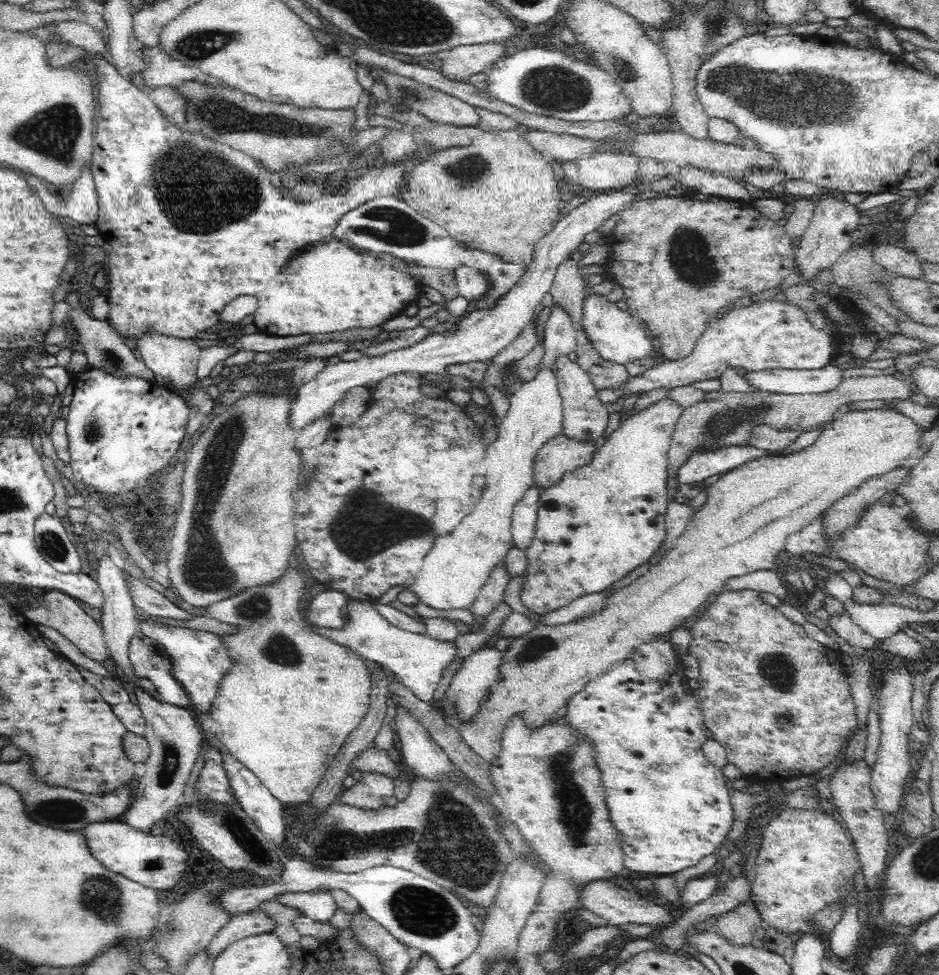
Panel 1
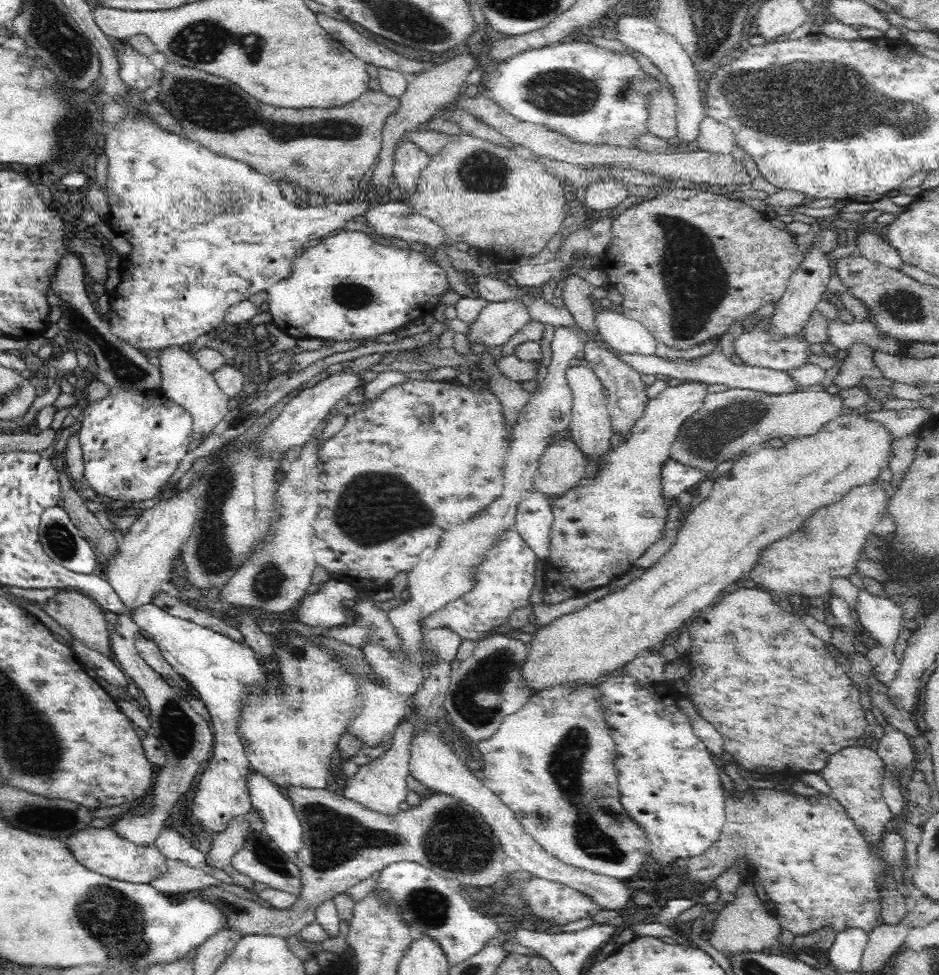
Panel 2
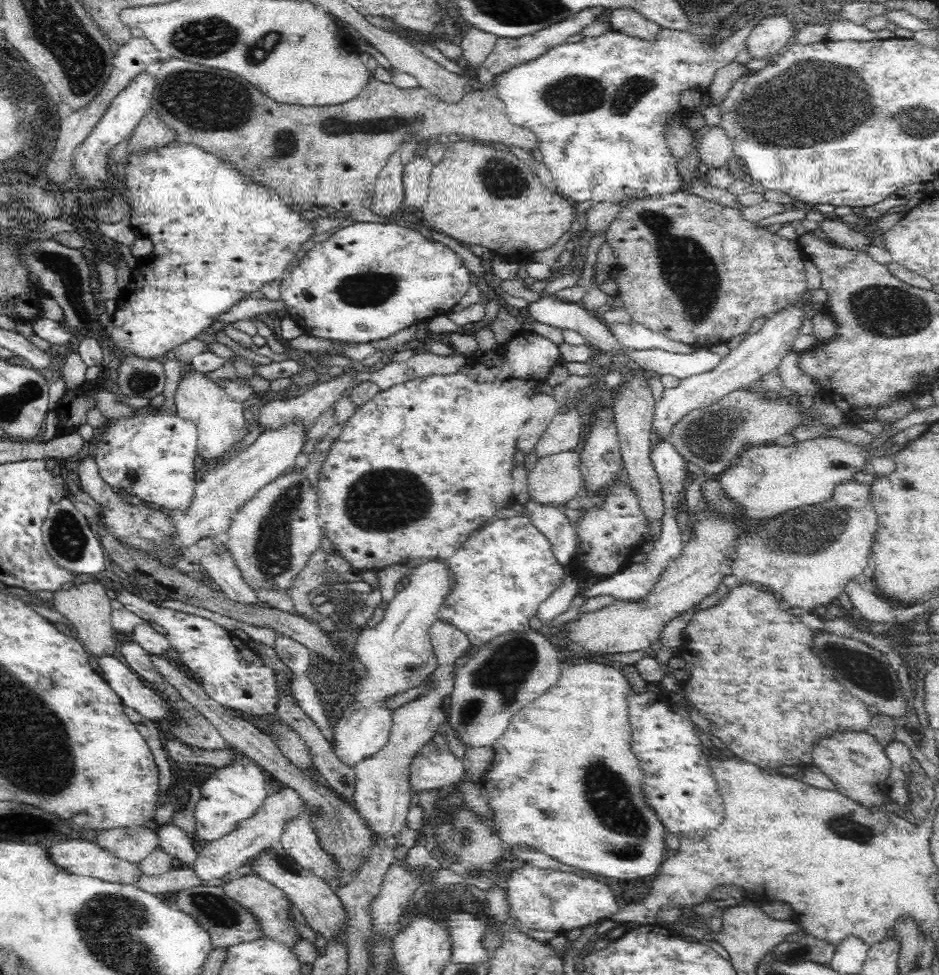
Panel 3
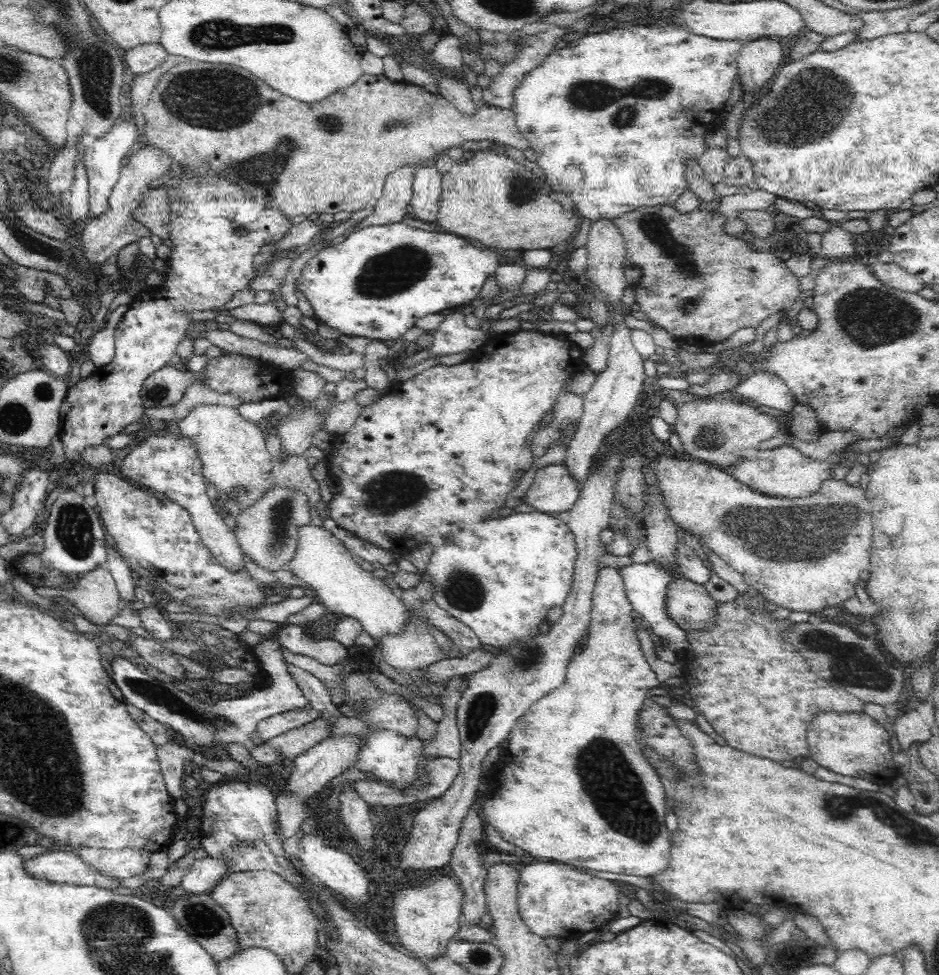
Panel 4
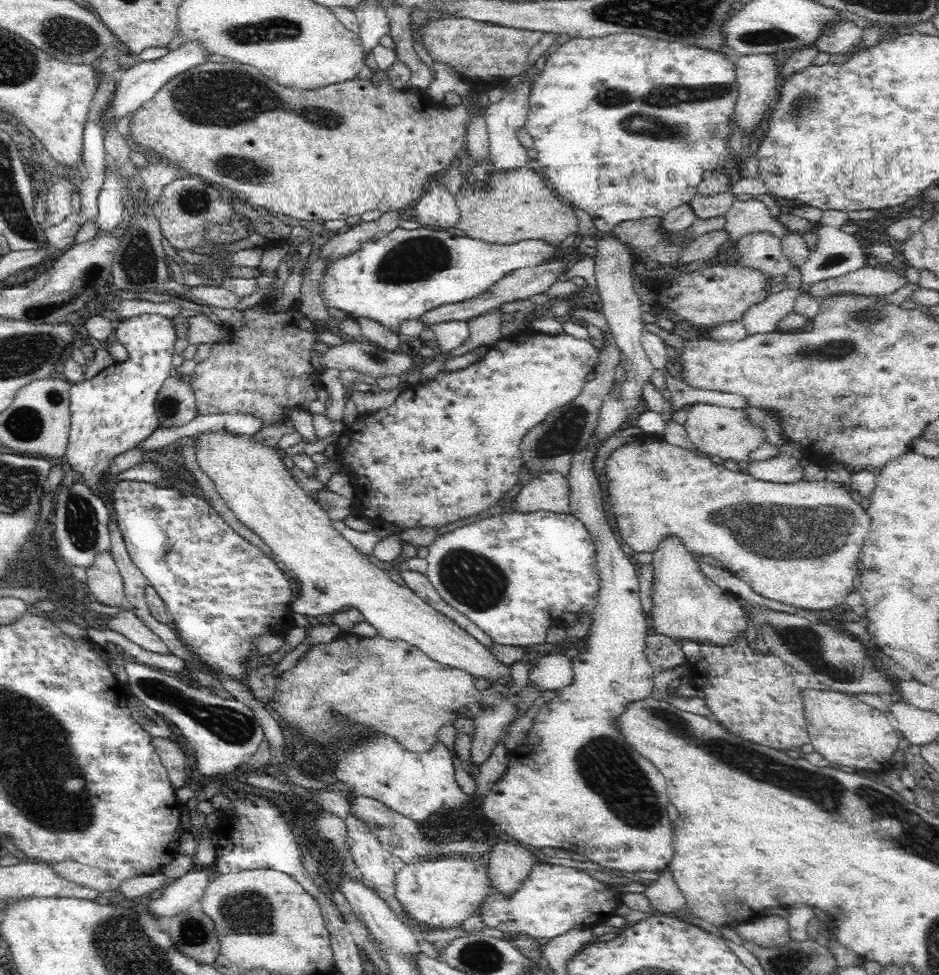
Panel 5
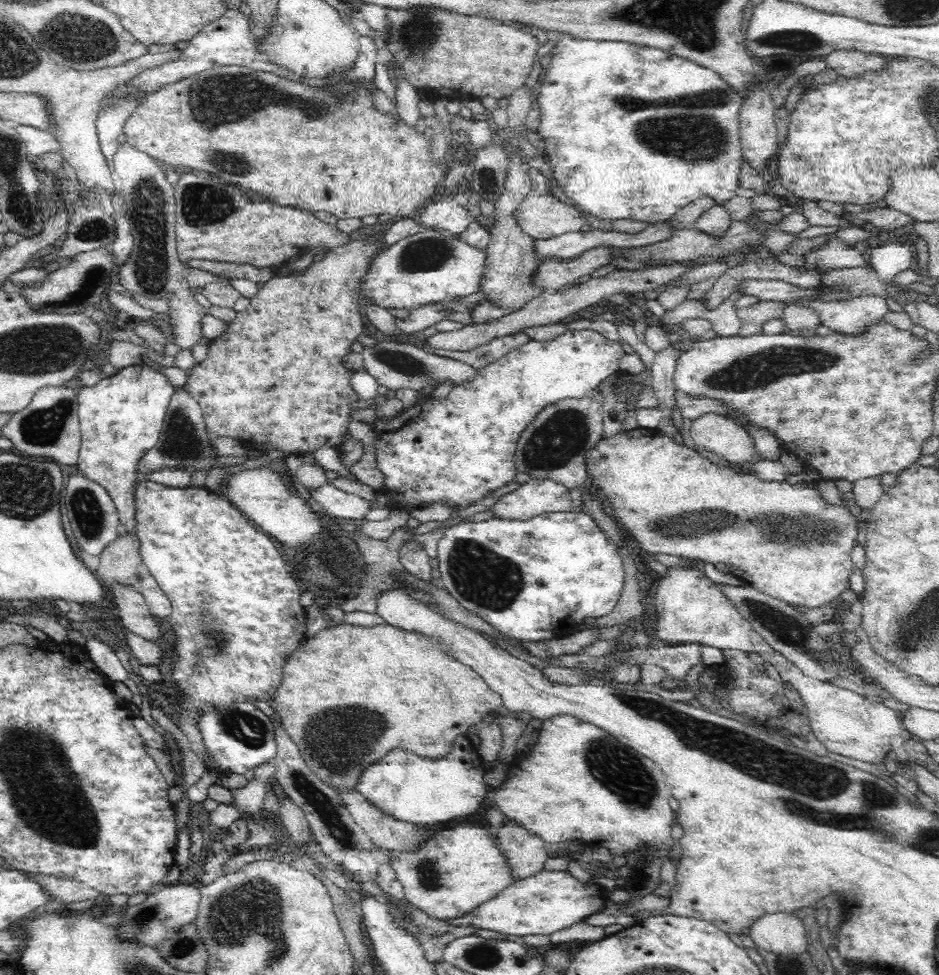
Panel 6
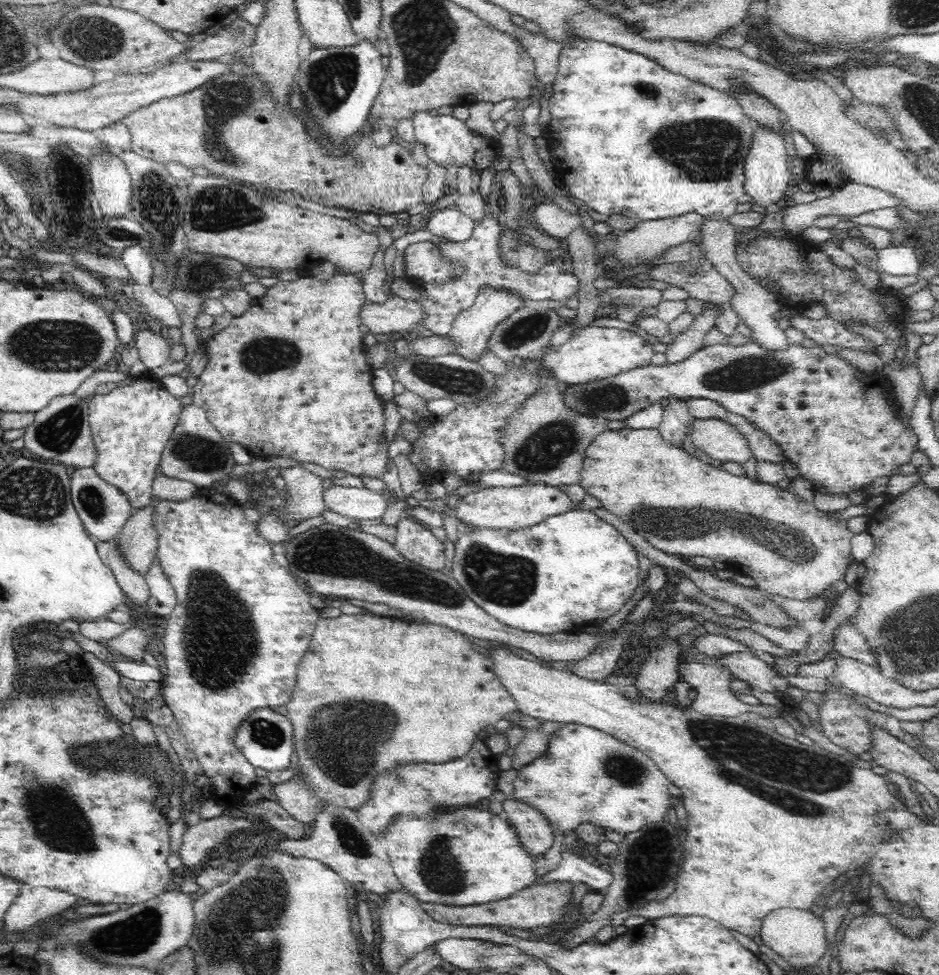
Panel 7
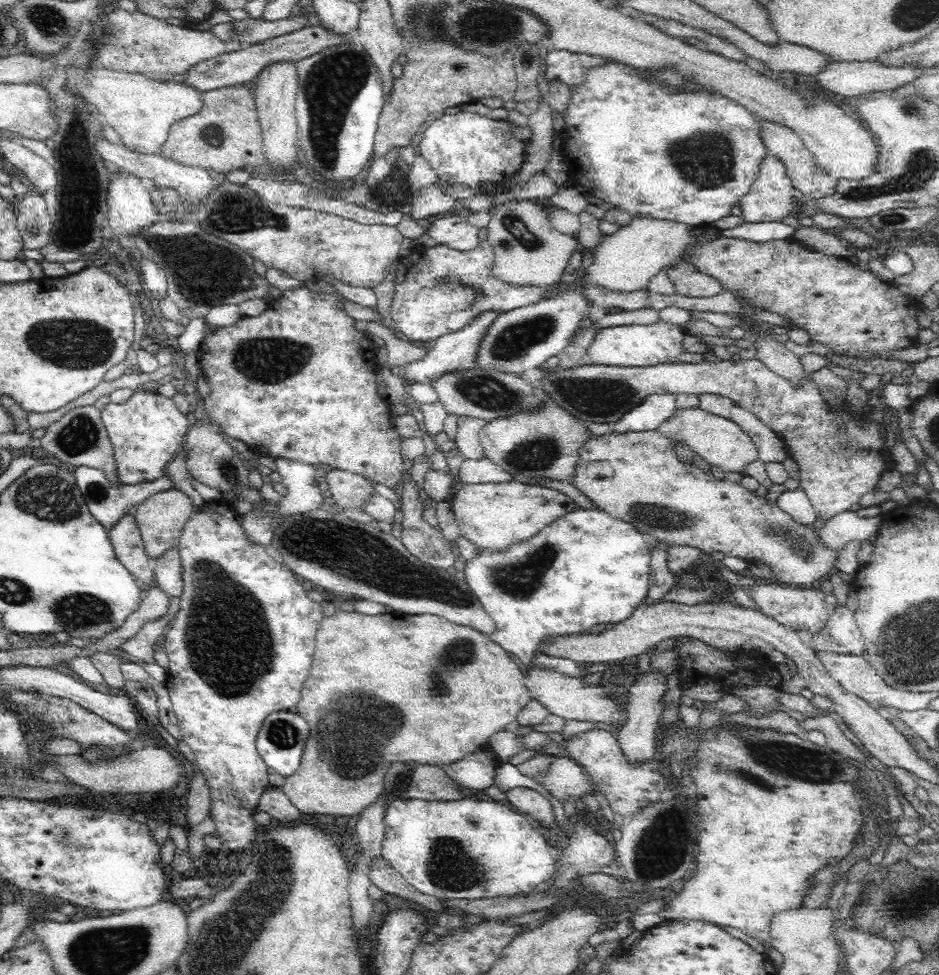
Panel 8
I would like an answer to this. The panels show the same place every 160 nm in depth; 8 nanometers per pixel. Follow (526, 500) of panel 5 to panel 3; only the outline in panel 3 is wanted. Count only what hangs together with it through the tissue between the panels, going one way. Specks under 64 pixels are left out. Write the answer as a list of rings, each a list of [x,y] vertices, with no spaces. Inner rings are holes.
[[[568,449],[564,452],[538,457],[536,466],[528,472],[528,493],[530,493],[530,498],[538,503],[562,507],[569,500],[575,498],[579,489],[584,485],[582,474],[578,449]]]

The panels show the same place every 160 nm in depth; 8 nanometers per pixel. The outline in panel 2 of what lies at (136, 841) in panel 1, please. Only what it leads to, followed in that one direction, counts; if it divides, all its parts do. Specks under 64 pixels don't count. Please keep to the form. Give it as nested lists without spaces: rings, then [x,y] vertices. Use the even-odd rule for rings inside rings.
[[[111,826],[104,828],[86,828],[76,832],[66,840],[73,850],[77,860],[86,865],[92,872],[104,873],[113,879],[133,882],[134,884],[150,884],[154,878],[160,878],[168,872],[168,858],[162,854],[156,845],[141,845],[122,837]]]

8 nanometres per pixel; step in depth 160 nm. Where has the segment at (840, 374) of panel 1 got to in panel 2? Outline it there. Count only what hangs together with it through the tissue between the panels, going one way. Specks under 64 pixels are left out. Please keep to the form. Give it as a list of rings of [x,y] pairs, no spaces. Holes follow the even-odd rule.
[[[719,346],[708,356],[694,360],[668,360],[660,358],[655,354],[649,356],[641,355],[618,355],[626,364],[629,364],[636,372],[640,374],[663,374],[667,378],[676,380],[686,380],[687,382],[701,383],[704,386],[723,384],[726,388],[740,388],[743,390],[752,390],[753,392],[762,392],[768,395],[782,395],[800,392],[802,386],[793,378],[790,373],[769,368],[756,367],[752,365],[736,365],[730,359],[725,358]]]

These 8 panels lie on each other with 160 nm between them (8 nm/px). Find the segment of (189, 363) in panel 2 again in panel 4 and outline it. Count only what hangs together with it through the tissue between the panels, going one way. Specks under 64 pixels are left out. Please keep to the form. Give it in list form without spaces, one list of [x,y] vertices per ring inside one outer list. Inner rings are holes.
[[[198,403],[180,420],[180,431],[196,443],[205,481],[214,484],[218,491],[230,495],[238,504],[237,508],[247,507],[266,489],[276,486],[269,478],[275,464],[266,449],[260,427],[240,416],[236,407]],[[232,485],[242,485],[244,490],[235,494],[231,490]]]

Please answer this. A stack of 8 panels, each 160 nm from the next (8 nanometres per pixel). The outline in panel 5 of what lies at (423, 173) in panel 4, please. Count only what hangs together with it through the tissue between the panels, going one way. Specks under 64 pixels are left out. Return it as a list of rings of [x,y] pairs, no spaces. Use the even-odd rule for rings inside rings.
[[[435,175],[422,188],[422,194],[414,202],[409,215],[422,225],[446,230],[455,226],[459,210],[453,194],[440,177]]]

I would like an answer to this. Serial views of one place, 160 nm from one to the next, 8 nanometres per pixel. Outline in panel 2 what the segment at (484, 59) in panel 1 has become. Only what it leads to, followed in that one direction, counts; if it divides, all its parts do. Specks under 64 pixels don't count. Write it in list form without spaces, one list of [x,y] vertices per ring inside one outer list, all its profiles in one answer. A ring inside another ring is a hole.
[[[462,52],[454,58],[450,58],[448,62],[429,66],[424,72],[413,75],[404,94],[399,96],[397,107],[390,115],[384,119],[381,126],[382,146],[378,154],[378,162],[375,164],[372,172],[372,186],[378,194],[390,193],[390,178],[393,176],[392,155],[396,147],[403,141],[403,136],[406,131],[416,130],[426,127],[426,123],[437,116],[449,103],[454,103],[460,97],[459,88],[466,82],[466,76],[476,68],[478,58],[474,54]]]

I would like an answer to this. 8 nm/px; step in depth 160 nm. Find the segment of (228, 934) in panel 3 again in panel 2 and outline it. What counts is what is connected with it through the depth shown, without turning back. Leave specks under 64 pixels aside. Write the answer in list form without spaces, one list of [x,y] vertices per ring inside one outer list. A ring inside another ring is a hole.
[[[288,789],[288,798],[301,826],[301,845],[295,864],[300,871],[301,885],[296,902],[284,910],[268,909],[217,886],[200,889],[202,897],[212,899],[226,913],[226,928],[241,930],[242,936],[300,935],[302,928],[315,920],[314,909],[321,902],[333,900],[334,896],[396,862],[419,864],[454,886],[490,888],[505,876],[502,862],[507,855],[498,837],[474,807],[450,794],[431,791],[422,797],[418,806],[400,810],[396,816],[378,814],[326,789]]]

